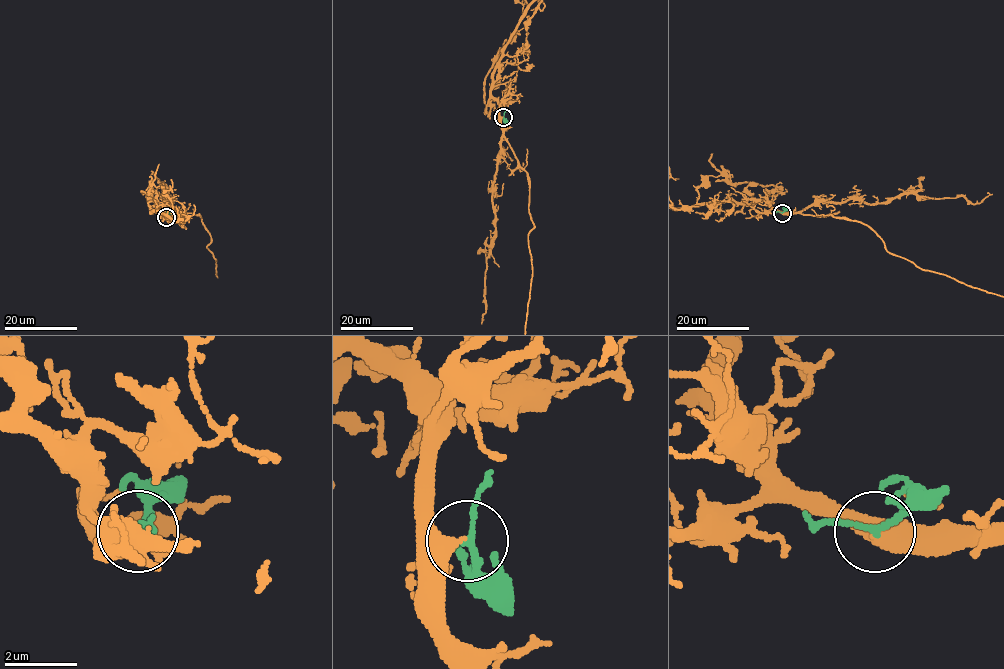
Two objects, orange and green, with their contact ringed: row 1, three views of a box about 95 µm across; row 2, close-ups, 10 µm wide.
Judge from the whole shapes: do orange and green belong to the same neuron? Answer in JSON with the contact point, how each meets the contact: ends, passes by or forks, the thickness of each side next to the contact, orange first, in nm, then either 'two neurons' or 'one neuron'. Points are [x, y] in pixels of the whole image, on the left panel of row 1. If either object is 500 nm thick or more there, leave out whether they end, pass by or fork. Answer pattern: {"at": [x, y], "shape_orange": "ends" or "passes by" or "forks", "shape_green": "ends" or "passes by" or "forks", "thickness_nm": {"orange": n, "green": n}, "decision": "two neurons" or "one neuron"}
{"at": [166, 217], "shape_orange": "ends", "shape_green": "passes by", "thickness_nm": {"orange": 480, "green": 170}, "decision": "one neuron"}

